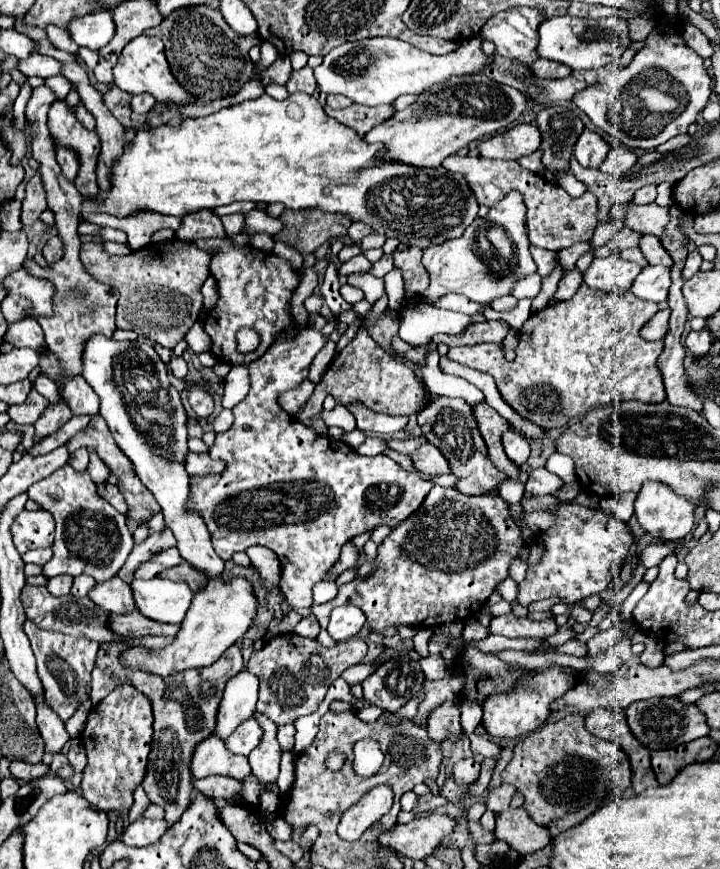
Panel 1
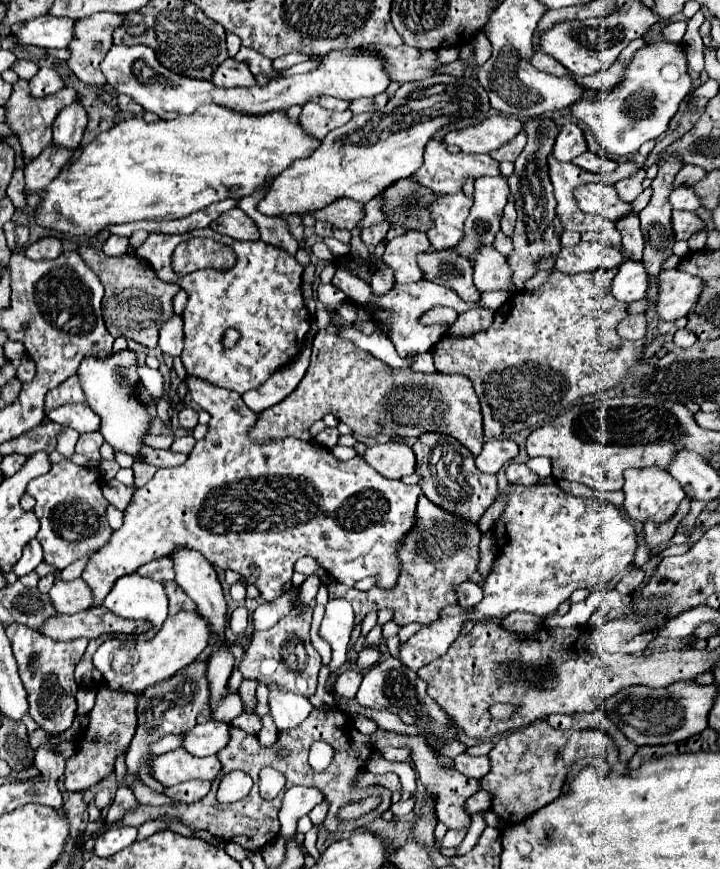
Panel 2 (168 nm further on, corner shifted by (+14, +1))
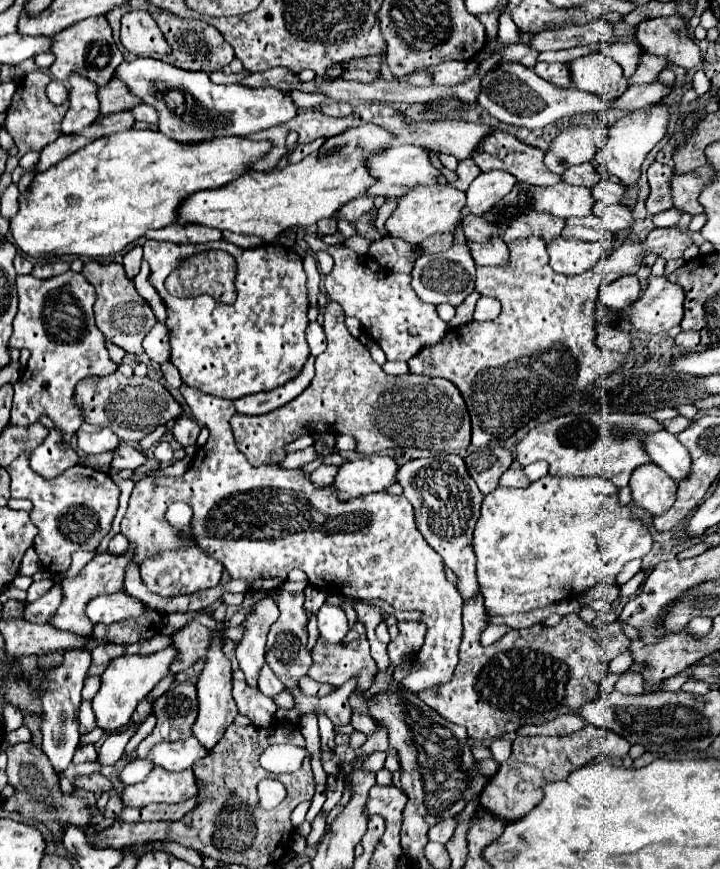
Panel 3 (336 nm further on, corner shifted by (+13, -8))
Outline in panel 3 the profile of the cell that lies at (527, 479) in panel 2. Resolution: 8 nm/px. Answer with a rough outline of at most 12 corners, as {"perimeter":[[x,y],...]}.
{"perimeter":[[509,468],[501,486],[527,488],[529,478],[521,468]]}

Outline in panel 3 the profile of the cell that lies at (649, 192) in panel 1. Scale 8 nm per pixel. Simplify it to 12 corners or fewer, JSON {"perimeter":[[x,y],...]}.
{"perimeter":[[603,180],[593,188],[595,200],[621,204],[627,186]]}

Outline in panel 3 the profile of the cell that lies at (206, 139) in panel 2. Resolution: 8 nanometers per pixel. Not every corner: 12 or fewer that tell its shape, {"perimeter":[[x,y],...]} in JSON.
{"perimeter":[[109,134],[33,178],[35,258],[109,256],[273,142]]}

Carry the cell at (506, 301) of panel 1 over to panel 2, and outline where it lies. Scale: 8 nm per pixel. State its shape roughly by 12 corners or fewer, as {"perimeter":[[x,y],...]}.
{"perimeter":[[452,249],[420,253],[424,279],[476,303],[472,263]]}

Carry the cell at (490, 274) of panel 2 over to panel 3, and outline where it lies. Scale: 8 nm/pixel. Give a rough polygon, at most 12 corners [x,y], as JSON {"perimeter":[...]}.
{"perimeter":[[421,186],[385,222],[389,236],[419,244],[457,234],[465,192]]}

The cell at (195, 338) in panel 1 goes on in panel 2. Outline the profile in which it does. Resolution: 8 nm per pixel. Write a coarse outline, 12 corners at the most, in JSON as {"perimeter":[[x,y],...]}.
{"perimeter":[[182,317],[162,323],[158,347],[178,357],[184,345]]}

